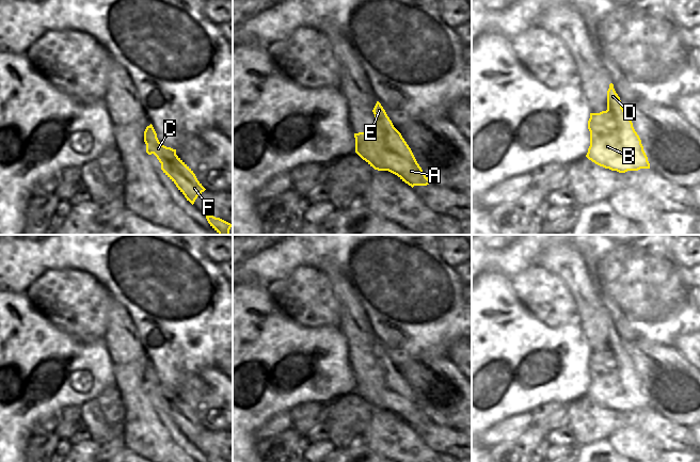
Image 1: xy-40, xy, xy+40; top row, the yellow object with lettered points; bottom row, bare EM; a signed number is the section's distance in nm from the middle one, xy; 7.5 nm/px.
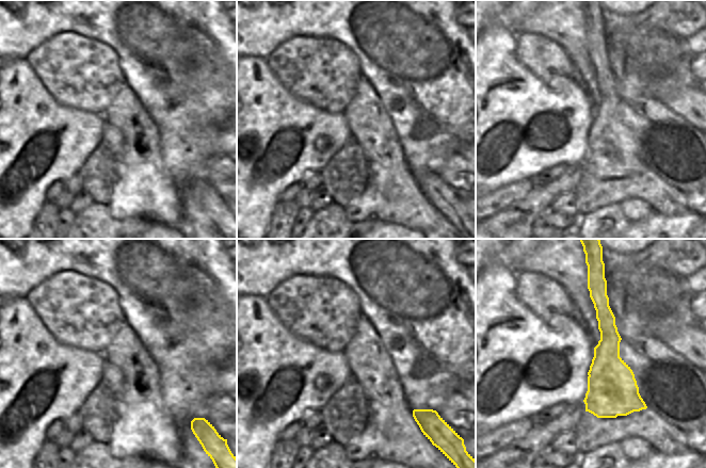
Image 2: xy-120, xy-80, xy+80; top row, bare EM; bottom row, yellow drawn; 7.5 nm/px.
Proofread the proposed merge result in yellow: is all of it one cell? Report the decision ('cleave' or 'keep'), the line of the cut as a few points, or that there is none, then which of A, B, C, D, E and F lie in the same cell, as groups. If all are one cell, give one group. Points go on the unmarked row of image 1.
cleave; cut xy+40 (616, 367), (621, 391), (616, 394), (603, 394), (603, 405); groups A C D E F / B

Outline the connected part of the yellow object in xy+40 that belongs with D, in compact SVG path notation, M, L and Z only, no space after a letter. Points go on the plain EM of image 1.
M612 322L609 323L607 330L607 349L590 352L588 368L590 376L593 376L595 371L612 371L616 368L620 372L622 392L617 395L602 395L601 402L605 408L619 412L650 408L641 379L622 347L622 341Z

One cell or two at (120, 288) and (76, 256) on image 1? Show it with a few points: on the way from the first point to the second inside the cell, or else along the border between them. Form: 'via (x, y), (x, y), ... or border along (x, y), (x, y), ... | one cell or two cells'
via (109, 277), (86, 256) | one cell

